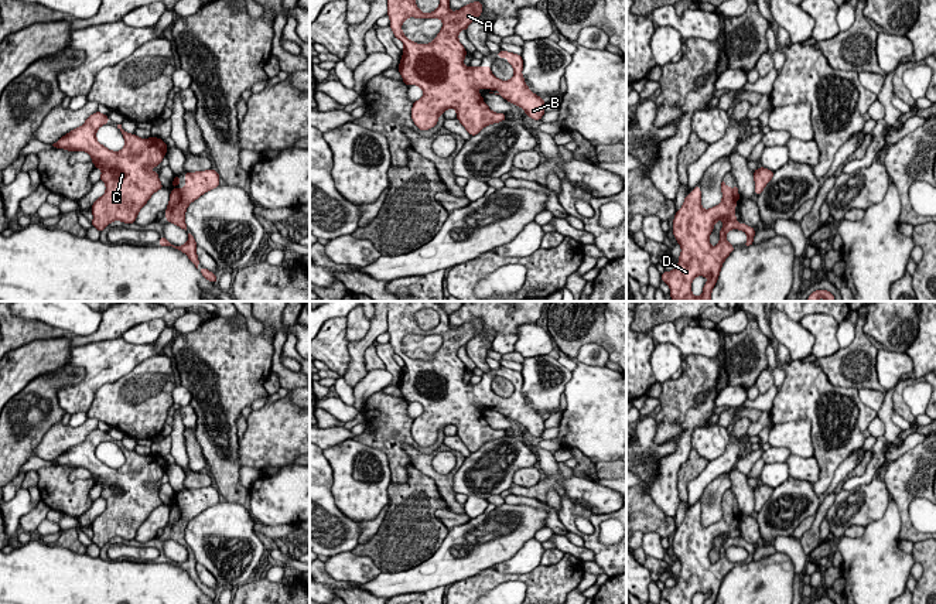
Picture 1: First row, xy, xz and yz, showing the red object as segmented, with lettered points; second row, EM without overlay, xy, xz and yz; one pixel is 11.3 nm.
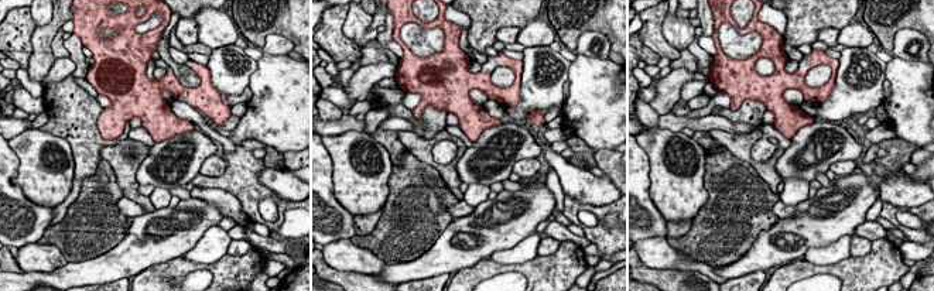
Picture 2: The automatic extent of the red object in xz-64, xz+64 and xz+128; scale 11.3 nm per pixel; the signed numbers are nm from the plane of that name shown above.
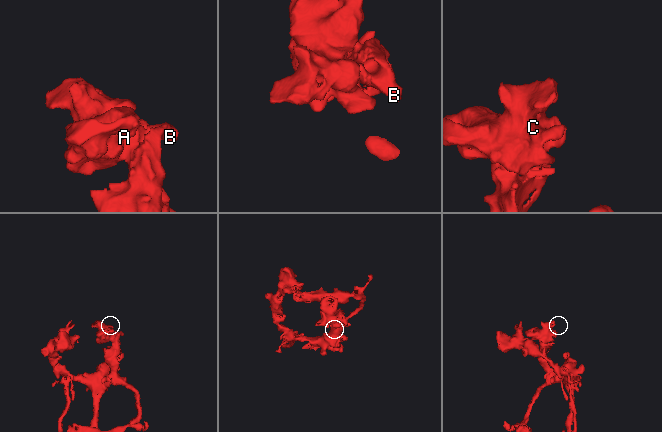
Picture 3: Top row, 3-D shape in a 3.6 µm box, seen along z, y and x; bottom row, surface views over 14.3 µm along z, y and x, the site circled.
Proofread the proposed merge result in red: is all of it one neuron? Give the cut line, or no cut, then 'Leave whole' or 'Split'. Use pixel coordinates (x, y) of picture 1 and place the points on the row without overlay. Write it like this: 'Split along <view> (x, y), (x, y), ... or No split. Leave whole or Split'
No split. Leave whole

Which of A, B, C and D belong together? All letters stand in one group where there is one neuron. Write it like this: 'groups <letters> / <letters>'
groups A B C D

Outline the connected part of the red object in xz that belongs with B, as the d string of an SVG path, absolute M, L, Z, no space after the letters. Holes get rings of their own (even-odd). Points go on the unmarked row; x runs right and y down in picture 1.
M389 301L387 332L394 354L404 361L399 389L406 402L423 406L421 416L413 420L411 436L419 447L428 447L437 441L438 433L447 426L457 427L457 436L471 453L478 451L485 443L503 439L505 430L492 429L478 410L479 405L499 406L499 412L513 422L520 423L526 431L540 437L544 431L544 416L534 412L526 402L522 386L522 372L499 368L498 375L508 375L515 392L509 397L498 396L491 383L465 383L467 368L458 358L458 349L482 331L482 320L474 318L458 328L450 327L450 314L437 301ZM423 308L433 308L440 315L440 323L433 330L421 330L414 314ZM406 335L440 335L443 345L430 361L416 361L402 348Z

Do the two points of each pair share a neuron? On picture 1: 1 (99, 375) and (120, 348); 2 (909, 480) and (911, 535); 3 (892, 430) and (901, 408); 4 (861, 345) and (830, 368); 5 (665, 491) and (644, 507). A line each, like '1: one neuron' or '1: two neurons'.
1: one neuron
2: one neuron
3: two neurons
4: one neuron
5: two neurons

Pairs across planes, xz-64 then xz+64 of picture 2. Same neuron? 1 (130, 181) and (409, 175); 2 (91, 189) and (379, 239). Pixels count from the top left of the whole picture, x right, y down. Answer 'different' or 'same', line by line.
1: different
2: same

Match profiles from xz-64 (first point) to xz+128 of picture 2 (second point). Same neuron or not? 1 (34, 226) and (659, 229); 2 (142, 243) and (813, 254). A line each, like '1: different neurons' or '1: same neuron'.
1: same neuron
2: different neurons

